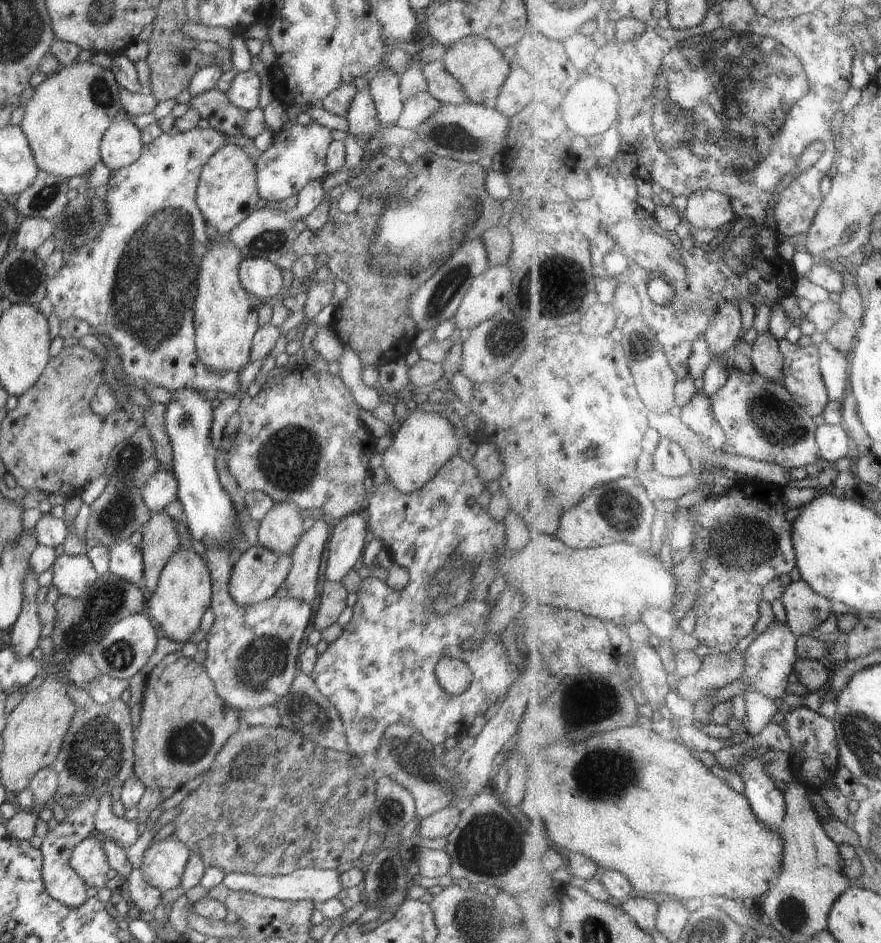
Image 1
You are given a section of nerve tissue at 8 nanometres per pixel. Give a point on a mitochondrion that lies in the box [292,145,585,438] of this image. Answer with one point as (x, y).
(506, 338)

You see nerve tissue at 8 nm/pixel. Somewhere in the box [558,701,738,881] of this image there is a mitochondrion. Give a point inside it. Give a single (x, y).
(604, 774)

